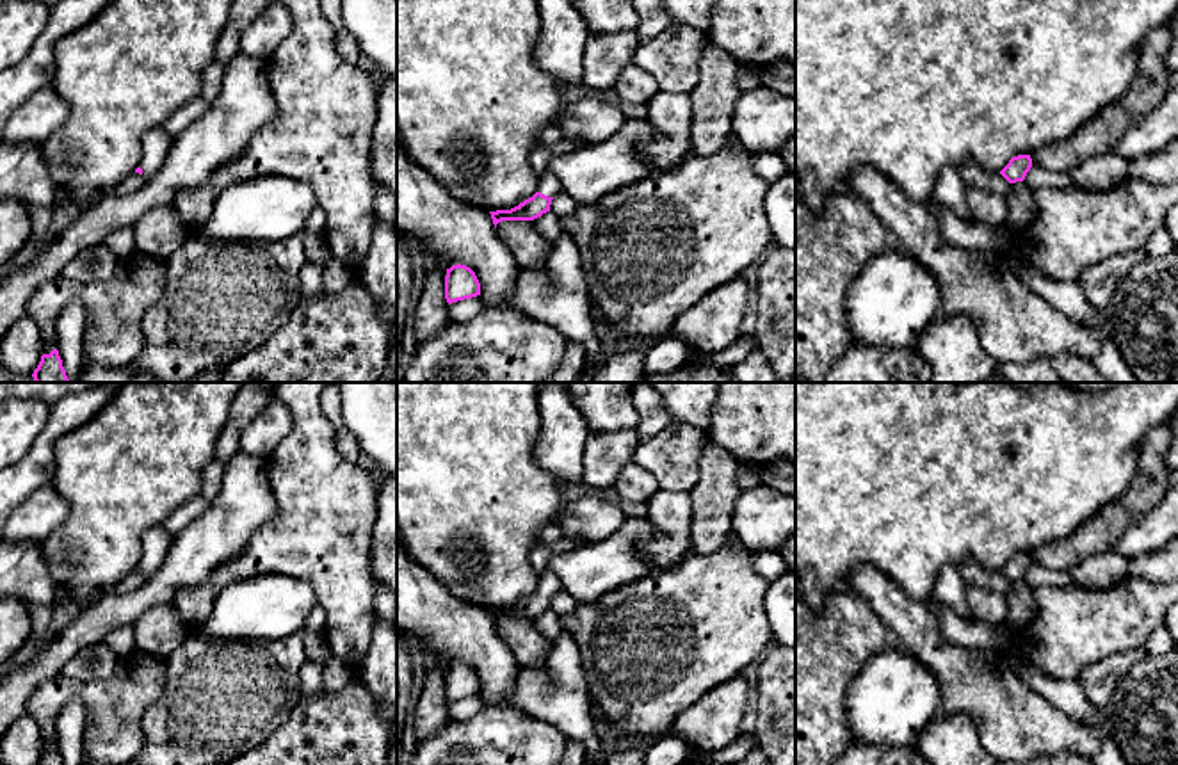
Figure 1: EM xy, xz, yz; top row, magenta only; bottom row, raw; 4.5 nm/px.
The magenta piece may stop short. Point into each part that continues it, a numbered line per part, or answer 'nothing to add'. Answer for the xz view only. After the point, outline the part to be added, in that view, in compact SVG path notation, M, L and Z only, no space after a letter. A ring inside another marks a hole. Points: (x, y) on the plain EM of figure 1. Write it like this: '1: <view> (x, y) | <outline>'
1: xz (548, 584) | M546 568L539 575L537 591L541 591L548 596L555 596L559 591L562 591L562 585L561 585L559 578Z

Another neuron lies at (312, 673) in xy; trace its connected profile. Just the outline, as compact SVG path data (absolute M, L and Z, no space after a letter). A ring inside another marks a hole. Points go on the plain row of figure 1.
M306 660L299 671L303 697L315 697L324 692L326 662Z

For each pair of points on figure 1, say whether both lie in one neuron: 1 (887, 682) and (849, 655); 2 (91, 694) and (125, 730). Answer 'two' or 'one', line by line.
1: two
2: one

